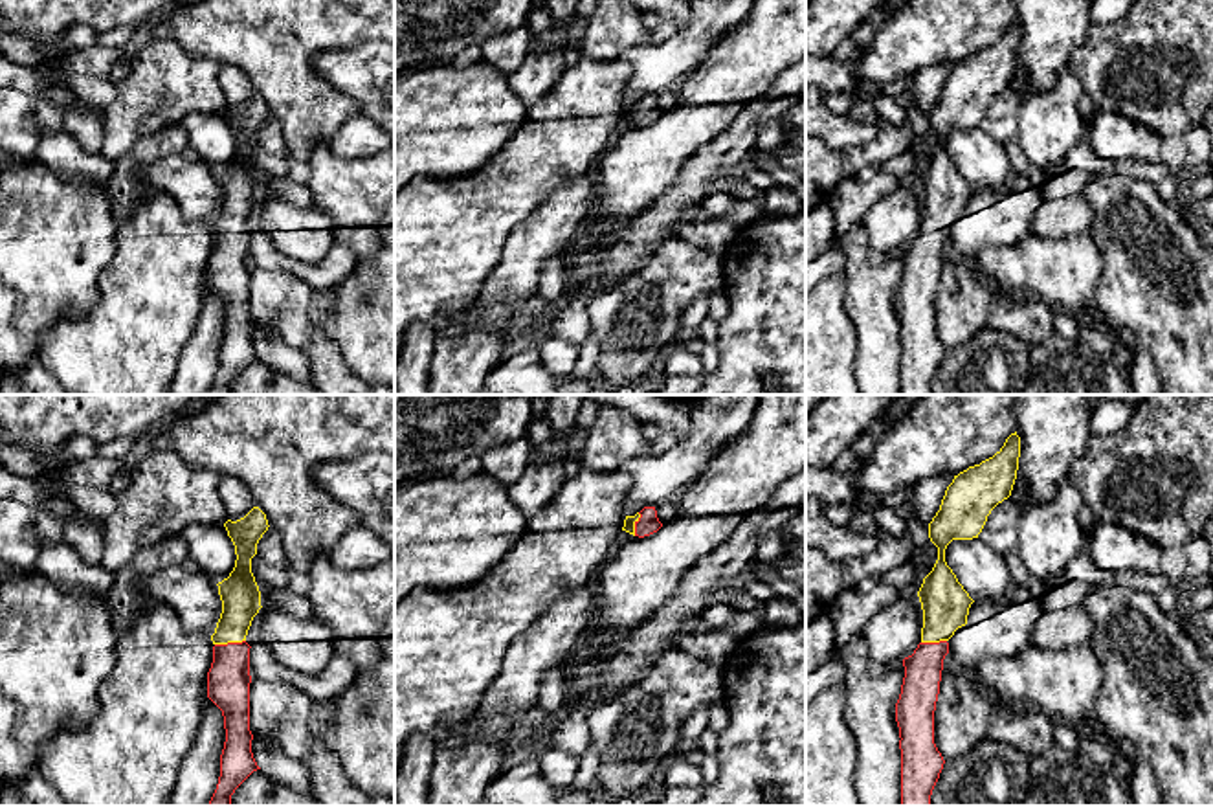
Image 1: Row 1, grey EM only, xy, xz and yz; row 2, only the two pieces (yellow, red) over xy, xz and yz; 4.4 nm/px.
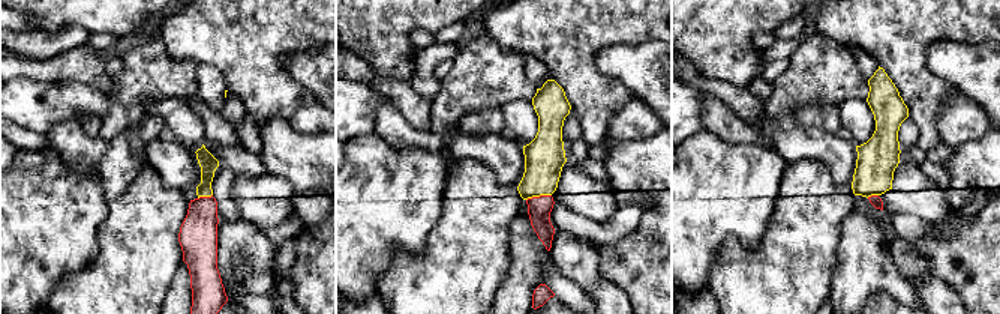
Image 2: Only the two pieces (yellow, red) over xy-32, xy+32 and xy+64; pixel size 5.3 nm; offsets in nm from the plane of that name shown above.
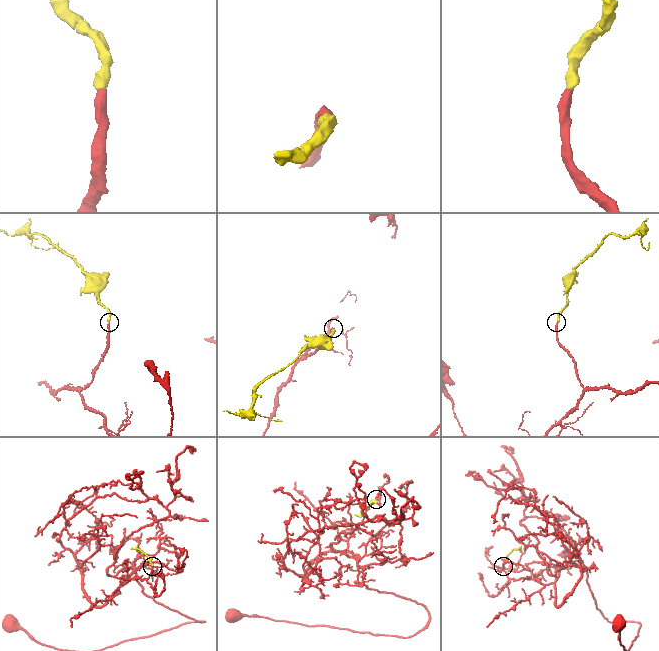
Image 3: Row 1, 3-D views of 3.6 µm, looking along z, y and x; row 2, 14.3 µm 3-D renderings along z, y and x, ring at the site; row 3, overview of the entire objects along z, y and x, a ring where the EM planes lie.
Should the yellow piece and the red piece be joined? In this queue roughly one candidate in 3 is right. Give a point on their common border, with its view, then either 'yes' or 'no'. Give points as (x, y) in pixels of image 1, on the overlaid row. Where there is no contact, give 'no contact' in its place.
xy (230, 641) | yes

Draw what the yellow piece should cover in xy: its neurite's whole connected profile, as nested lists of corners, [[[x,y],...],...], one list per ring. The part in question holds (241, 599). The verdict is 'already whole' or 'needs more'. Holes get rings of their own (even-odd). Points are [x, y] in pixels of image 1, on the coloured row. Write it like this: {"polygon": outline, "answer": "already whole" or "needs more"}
{"polygon": [[[253,507],[244,518],[224,523],[228,536],[235,545],[235,567],[228,578],[218,582],[218,595],[222,600],[222,613],[217,622],[213,641],[213,663],[207,672],[207,698],[222,711],[226,742],[220,755],[220,777],[217,789],[207,806],[233,806],[231,795],[235,789],[257,769],[261,769],[251,753],[253,734],[250,731],[250,644],[246,643],[248,630],[253,617],[259,613],[261,591],[251,573],[251,558],[257,554],[257,543],[268,531],[266,514]]], "answer": "needs more"}

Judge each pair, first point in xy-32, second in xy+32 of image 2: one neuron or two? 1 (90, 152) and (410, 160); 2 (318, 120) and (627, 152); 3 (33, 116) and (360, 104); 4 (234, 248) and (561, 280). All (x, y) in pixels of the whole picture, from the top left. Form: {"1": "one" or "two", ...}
{"1": "two", "2": "two", "3": "one", "4": "two"}

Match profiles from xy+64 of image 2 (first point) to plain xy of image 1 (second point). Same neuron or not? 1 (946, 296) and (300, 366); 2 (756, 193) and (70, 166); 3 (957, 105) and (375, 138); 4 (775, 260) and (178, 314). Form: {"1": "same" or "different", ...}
{"1": "different", "2": "different", "3": "same", "4": "same"}

